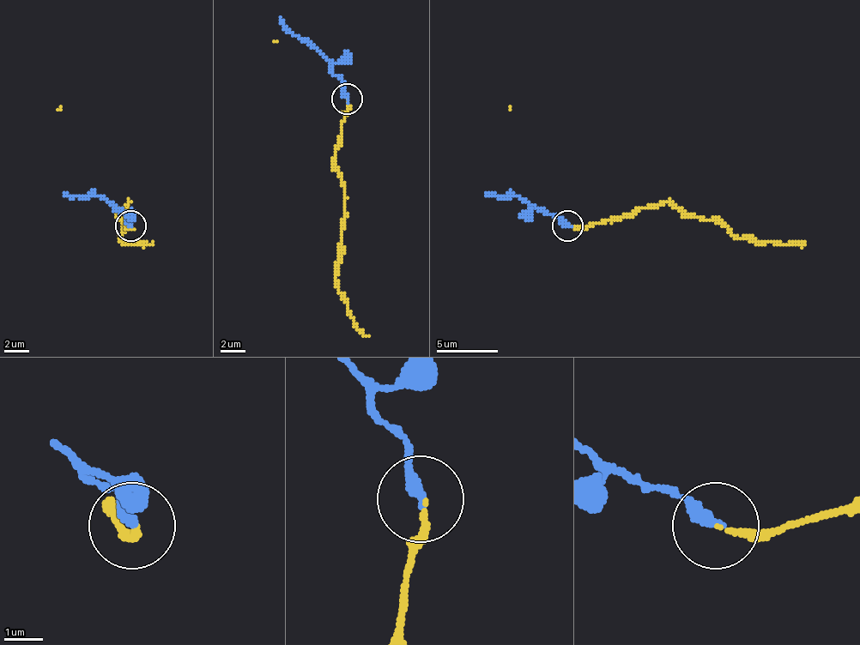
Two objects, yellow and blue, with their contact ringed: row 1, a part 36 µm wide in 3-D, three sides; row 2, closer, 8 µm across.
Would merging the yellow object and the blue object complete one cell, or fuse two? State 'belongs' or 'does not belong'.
belongs

